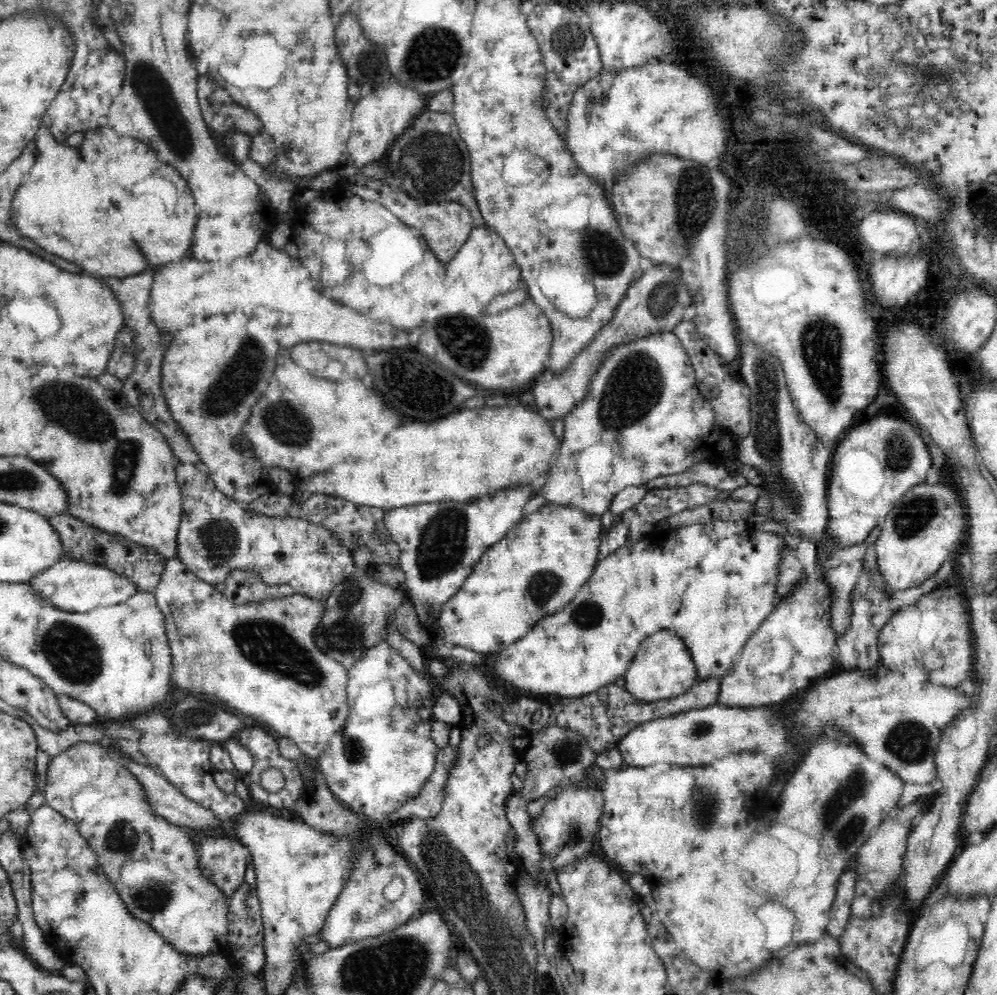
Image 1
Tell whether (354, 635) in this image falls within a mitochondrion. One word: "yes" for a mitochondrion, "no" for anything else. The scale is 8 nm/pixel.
yes

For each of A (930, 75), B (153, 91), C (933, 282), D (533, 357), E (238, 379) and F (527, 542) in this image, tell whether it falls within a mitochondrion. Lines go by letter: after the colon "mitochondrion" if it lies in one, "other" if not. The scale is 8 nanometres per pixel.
A: other
B: mitochondrion
C: other
D: other
E: mitochondrion
F: other

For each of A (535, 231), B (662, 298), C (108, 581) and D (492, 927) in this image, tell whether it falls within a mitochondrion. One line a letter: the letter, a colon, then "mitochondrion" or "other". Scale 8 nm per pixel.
A: other
B: mitochondrion
C: other
D: mitochondrion

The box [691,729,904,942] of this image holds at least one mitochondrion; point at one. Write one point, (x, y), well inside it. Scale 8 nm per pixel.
(836, 815)

